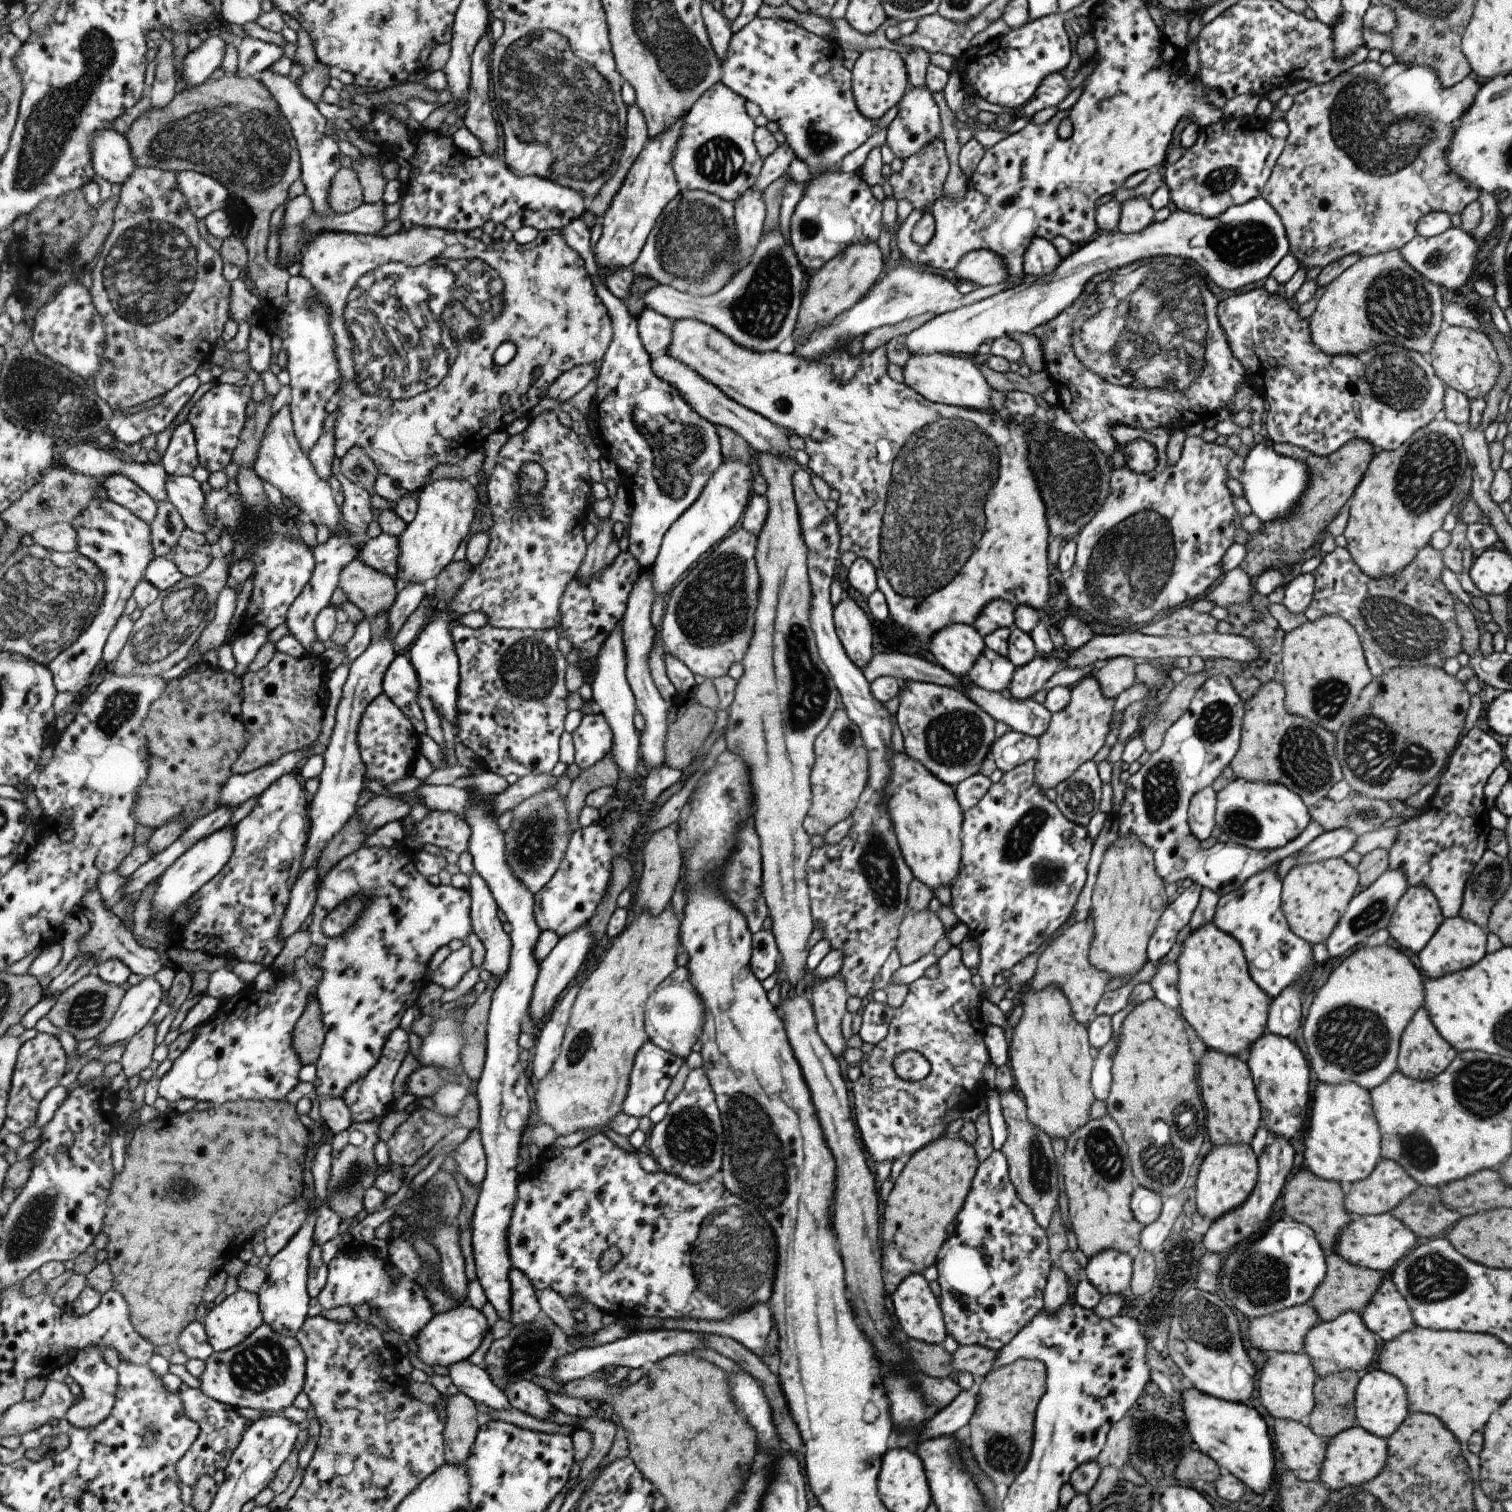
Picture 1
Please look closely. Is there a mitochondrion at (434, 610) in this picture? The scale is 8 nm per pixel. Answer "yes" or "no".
no

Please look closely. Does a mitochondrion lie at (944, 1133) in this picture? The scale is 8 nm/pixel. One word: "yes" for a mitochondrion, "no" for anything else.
no

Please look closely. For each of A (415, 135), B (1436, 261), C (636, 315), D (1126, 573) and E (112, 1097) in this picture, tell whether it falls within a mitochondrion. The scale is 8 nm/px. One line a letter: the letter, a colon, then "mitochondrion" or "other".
A: other
B: mitochondrion
C: other
D: mitochondrion
E: other

